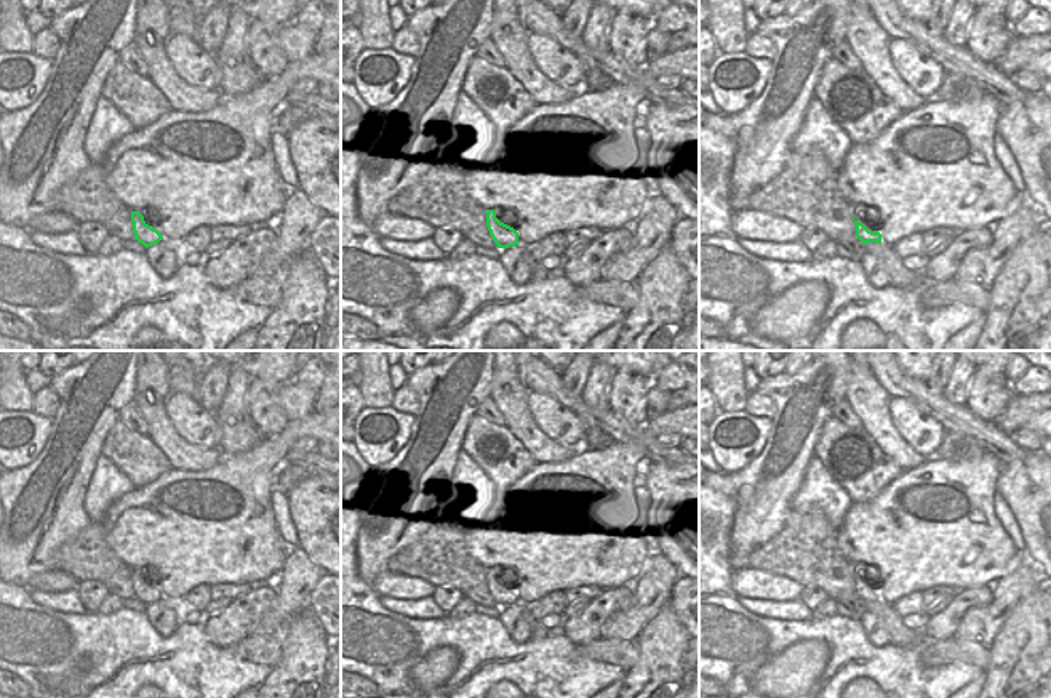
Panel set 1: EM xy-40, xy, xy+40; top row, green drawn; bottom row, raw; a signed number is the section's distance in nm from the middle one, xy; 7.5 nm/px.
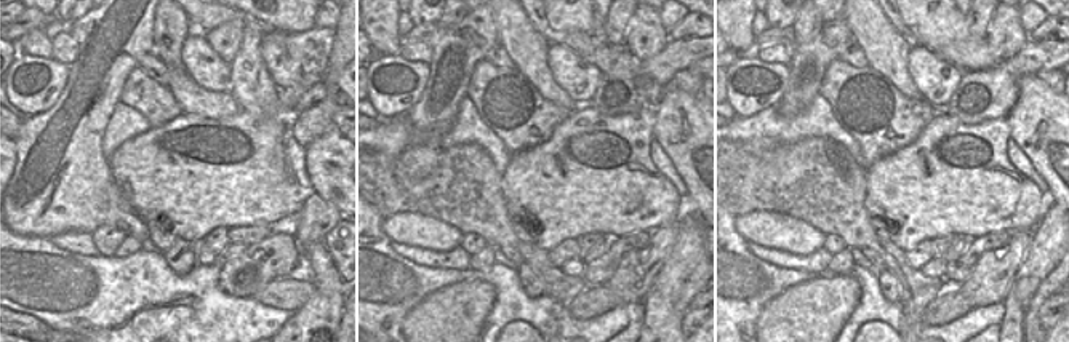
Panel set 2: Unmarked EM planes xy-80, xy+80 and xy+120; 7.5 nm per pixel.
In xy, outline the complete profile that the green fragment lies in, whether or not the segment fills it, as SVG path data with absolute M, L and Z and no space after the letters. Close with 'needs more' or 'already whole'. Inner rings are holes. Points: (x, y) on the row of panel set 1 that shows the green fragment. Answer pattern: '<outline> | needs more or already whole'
M486 210L486 227L498 248L518 245L518 232L515 231L518 223L520 216L512 210Z | needs more

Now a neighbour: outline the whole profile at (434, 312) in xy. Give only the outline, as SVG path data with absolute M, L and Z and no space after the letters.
M440 288L416 304L410 314L416 330L427 336L443 328L459 307L459 296L451 288Z

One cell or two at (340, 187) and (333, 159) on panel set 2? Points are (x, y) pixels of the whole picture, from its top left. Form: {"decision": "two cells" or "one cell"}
{"decision": "one cell"}

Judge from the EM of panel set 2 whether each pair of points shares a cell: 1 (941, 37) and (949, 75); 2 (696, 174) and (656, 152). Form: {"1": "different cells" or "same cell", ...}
{"1": "different cells", "2": "different cells"}

